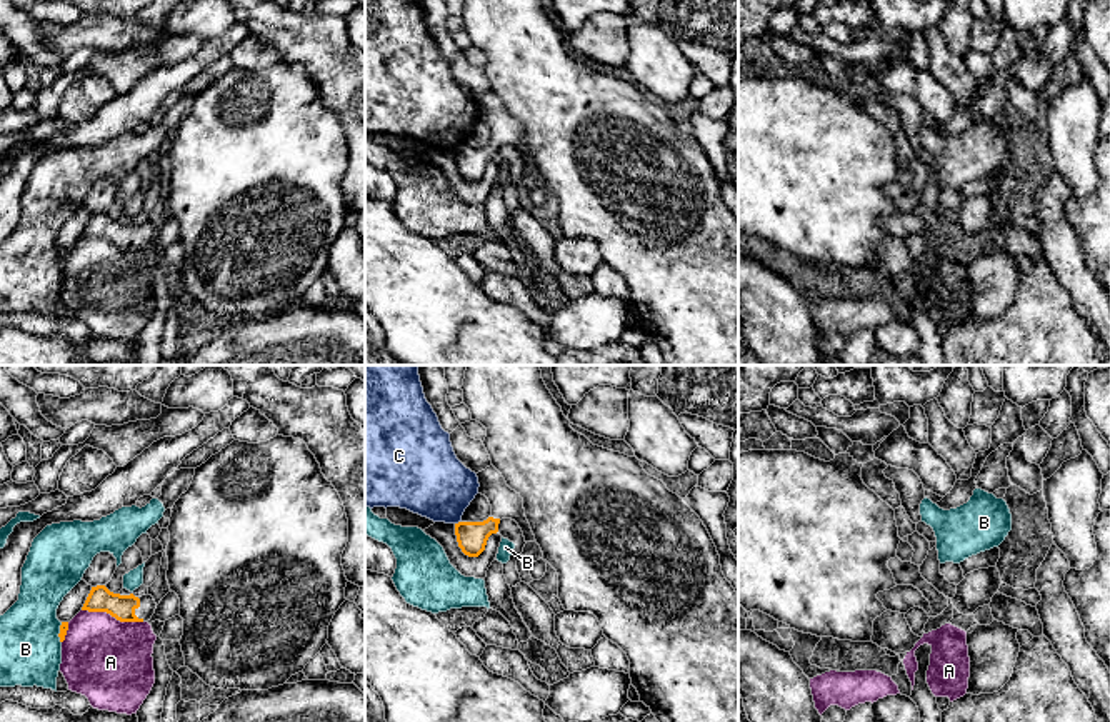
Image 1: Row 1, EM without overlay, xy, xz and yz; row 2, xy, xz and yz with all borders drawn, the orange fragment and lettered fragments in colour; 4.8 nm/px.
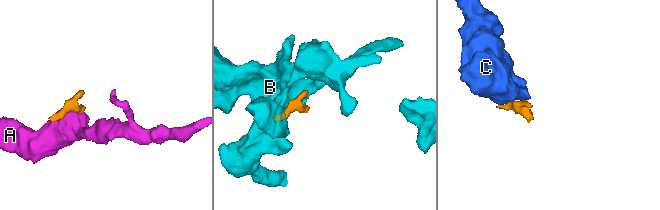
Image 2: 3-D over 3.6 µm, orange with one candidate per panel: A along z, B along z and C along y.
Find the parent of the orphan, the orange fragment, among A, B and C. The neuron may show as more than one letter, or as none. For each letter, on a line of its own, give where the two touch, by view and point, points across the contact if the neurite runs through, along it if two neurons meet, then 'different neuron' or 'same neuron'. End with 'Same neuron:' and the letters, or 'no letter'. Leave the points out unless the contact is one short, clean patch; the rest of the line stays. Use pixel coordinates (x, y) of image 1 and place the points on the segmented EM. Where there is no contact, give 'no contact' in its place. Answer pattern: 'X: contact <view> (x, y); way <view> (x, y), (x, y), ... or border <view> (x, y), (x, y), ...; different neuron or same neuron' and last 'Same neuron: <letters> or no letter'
A: contact xy (112, 616); border xy (82, 609), (107, 612), (120, 621), (142, 622); different neuron
B: contact xy (60, 632); different neuron
C: contact xz (459, 522); border xz (460, 521), (455, 524); different neuron
Same neuron: no letter

